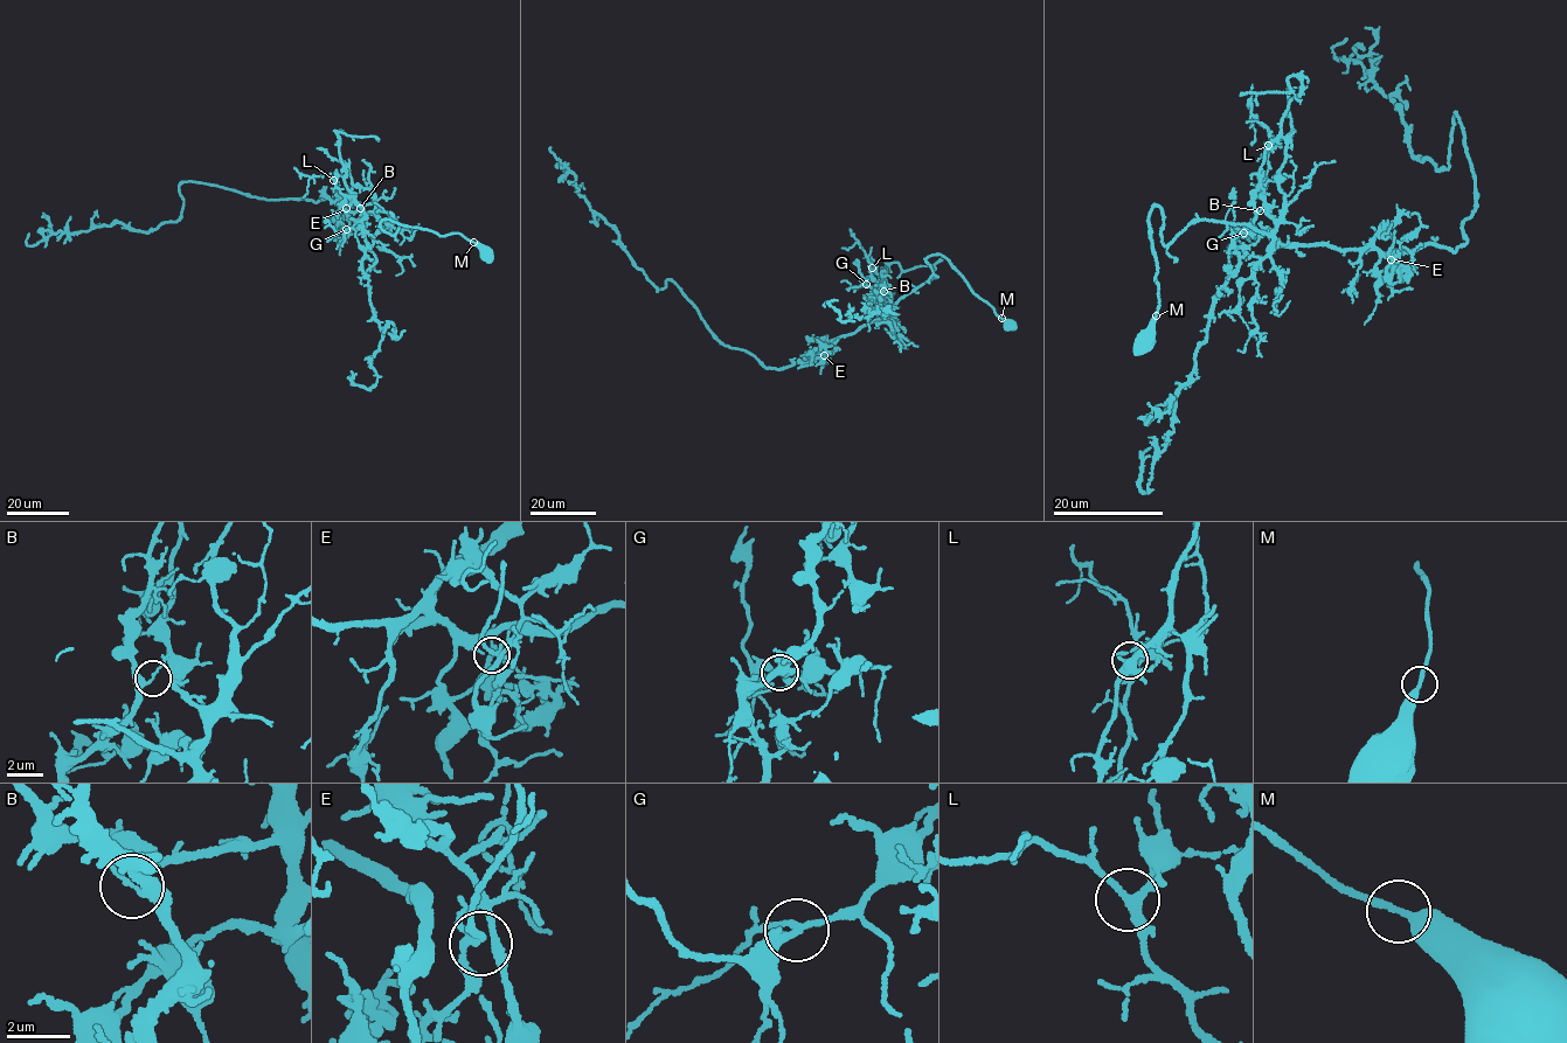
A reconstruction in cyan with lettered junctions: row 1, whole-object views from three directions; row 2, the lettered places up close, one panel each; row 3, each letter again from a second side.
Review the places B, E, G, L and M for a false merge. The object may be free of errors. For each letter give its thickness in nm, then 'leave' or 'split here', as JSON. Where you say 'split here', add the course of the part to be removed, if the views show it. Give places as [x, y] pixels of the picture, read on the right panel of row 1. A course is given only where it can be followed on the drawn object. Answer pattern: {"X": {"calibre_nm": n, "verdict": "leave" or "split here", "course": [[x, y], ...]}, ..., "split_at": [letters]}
{"B": {"calibre_nm": 130, "verdict": "split here", "course": [[1260, 211], [1233, 241], [1238, 269], [1176, 397], [1148, 493], [1139, 480], [1151, 447]]}, "E": {"calibre_nm": 170, "verdict": "leave"}, "G": {"calibre_nm": 200, "verdict": "leave"}, "L": {"calibre_nm": 240, "verdict": "leave"}, "M": {"calibre_nm": 280, "verdict": "leave"}, "split_at": ["B"]}

